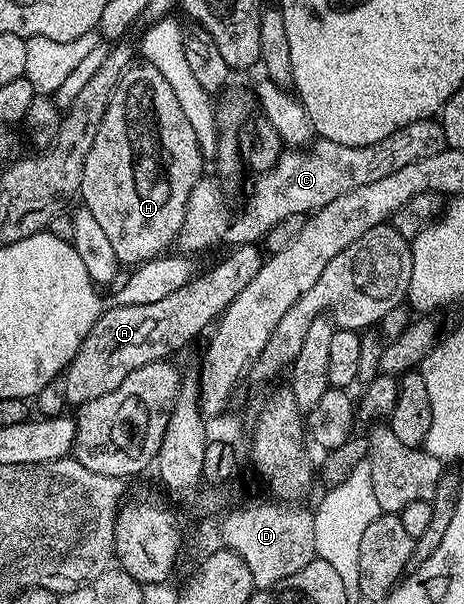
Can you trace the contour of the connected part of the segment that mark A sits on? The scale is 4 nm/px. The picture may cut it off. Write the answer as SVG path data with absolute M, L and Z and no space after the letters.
M237 252L227 253L230 254L219 265L212 266L207 273L199 272L180 289L176 289L174 293L163 300L147 305L114 305L107 308L93 325L92 331L85 336L80 350L63 374L67 404L80 407L85 402L91 402L92 399L98 399L102 395L114 391L132 372L147 366L150 362L165 360L173 356L172 353L192 342L209 324L211 326L230 305L232 299L245 287L248 287L253 280L252 271L242 270L242 261L234 254Z

